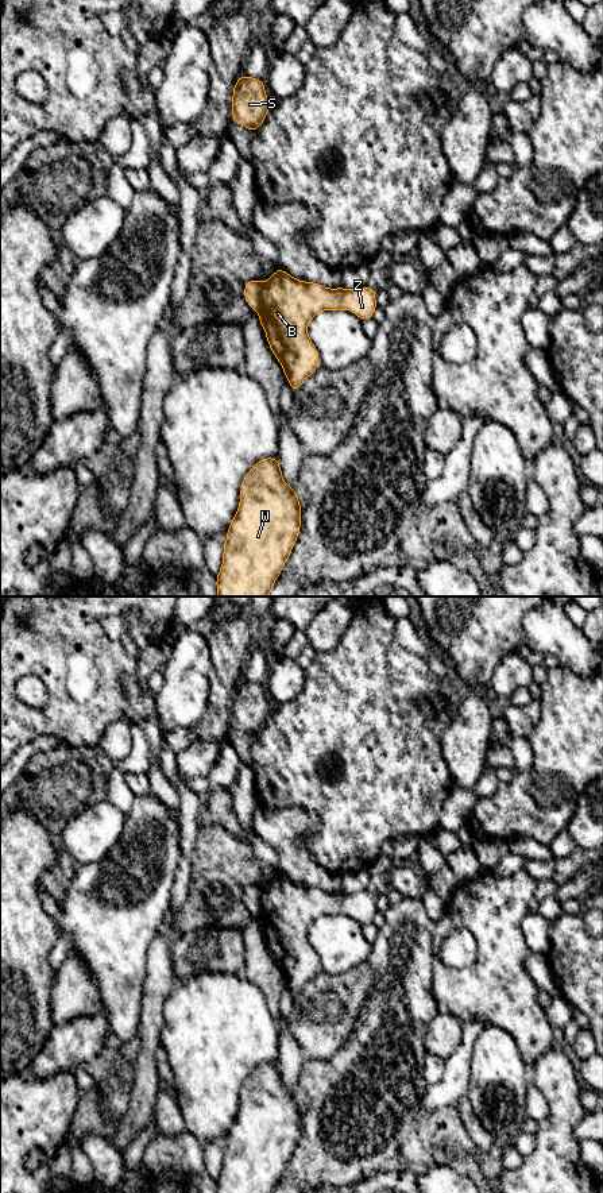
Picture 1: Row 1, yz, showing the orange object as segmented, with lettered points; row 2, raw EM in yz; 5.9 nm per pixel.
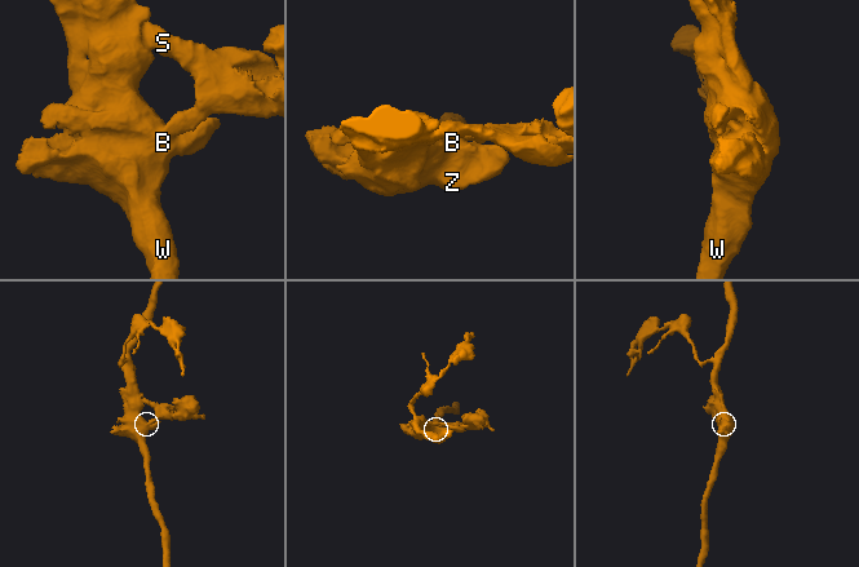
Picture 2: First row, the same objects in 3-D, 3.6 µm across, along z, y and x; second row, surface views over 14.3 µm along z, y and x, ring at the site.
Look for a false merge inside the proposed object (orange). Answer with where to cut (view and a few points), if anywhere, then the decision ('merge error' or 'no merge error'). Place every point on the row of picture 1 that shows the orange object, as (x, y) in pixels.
cut yz (262, 282), (261, 308), (258, 311); merge error

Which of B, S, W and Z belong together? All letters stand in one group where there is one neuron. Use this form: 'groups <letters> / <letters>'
groups B W Z / S

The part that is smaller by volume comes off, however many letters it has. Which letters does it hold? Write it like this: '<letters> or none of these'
S

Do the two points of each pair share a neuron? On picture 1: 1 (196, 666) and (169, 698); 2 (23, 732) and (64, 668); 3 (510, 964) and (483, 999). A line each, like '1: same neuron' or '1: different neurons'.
1: same neuron
2: same neuron
3: same neuron

